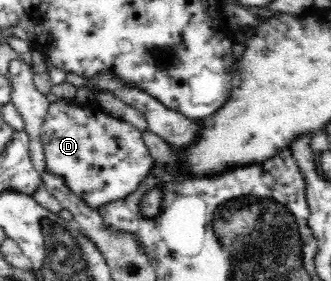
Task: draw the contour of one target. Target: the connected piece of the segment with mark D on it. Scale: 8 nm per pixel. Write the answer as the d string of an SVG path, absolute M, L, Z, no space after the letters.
M67 102L50 103L40 137L45 152L47 173L63 178L67 189L94 210L135 193L135 190L139 190L139 184L143 184L143 180L149 176L155 165L142 139L142 132L131 123L101 110L94 103L83 105Z

